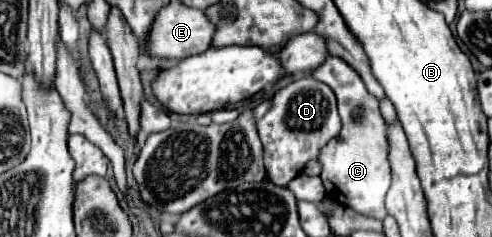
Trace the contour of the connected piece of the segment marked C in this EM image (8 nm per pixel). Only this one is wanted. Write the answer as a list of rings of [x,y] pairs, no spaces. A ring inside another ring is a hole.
[[[329,56],[317,70],[313,70],[313,78],[325,82],[335,92],[339,100],[339,116],[343,122],[339,136],[333,138],[319,154],[319,160],[323,164],[321,180],[327,196],[363,216],[383,220],[387,216],[385,194],[391,186],[391,164],[387,122],[379,112],[379,102],[373,94],[367,92],[359,74],[341,58]]]

